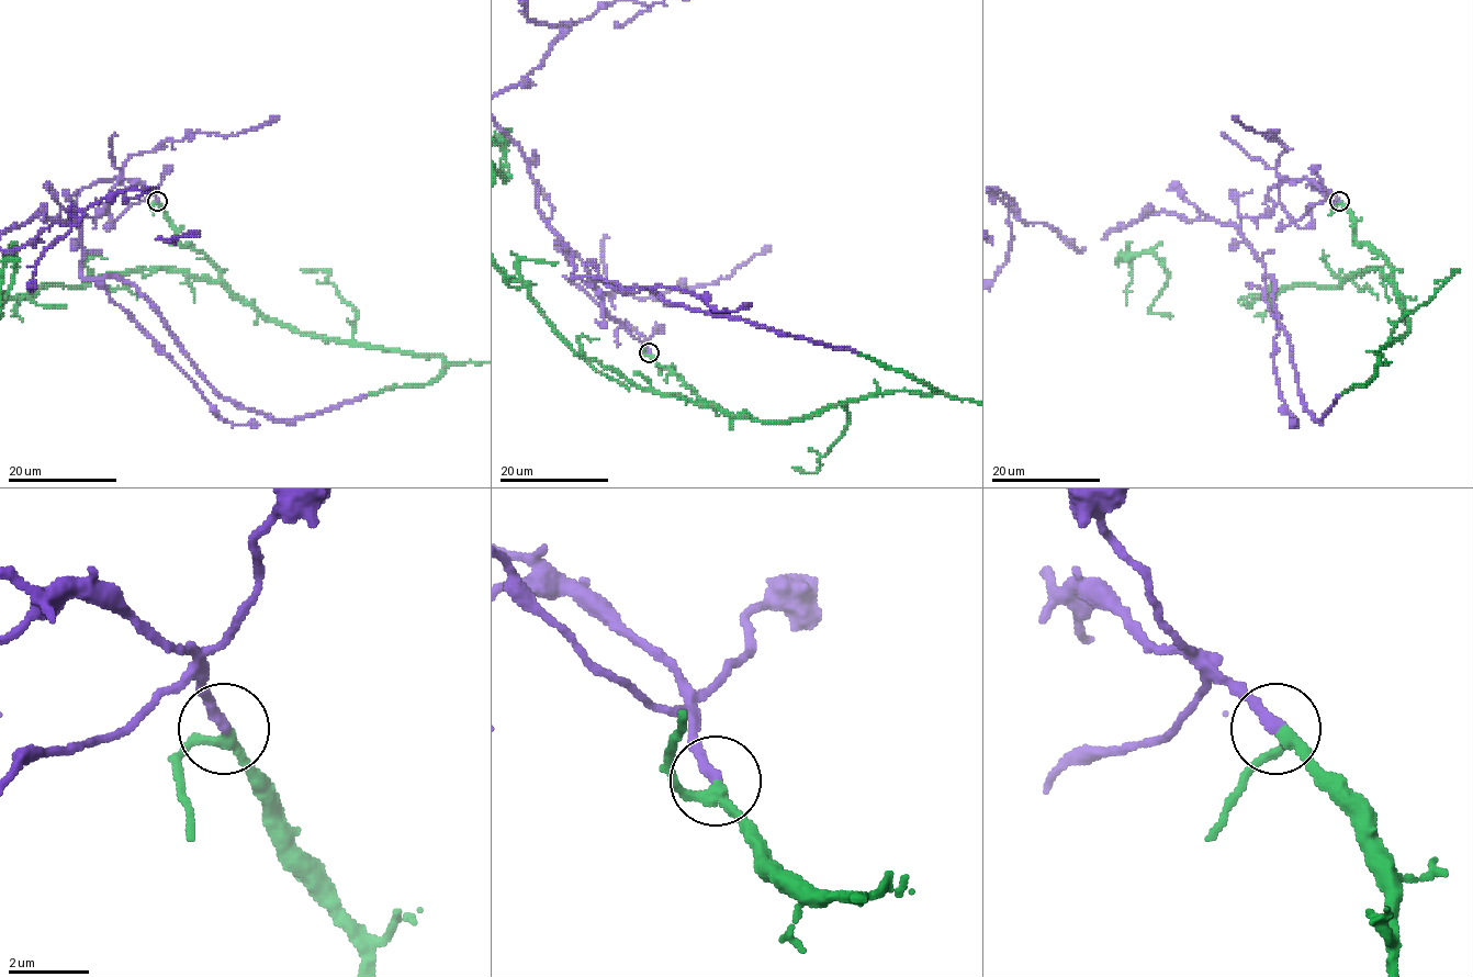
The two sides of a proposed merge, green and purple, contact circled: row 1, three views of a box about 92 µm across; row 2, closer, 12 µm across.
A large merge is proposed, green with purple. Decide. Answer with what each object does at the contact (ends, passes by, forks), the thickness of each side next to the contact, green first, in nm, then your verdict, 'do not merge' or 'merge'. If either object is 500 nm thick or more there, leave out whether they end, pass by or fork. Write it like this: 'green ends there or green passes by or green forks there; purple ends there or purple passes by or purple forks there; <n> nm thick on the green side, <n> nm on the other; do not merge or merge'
green passes by; purple ends there; 240 nm thick on the green side, 300 nm on the other; merge

